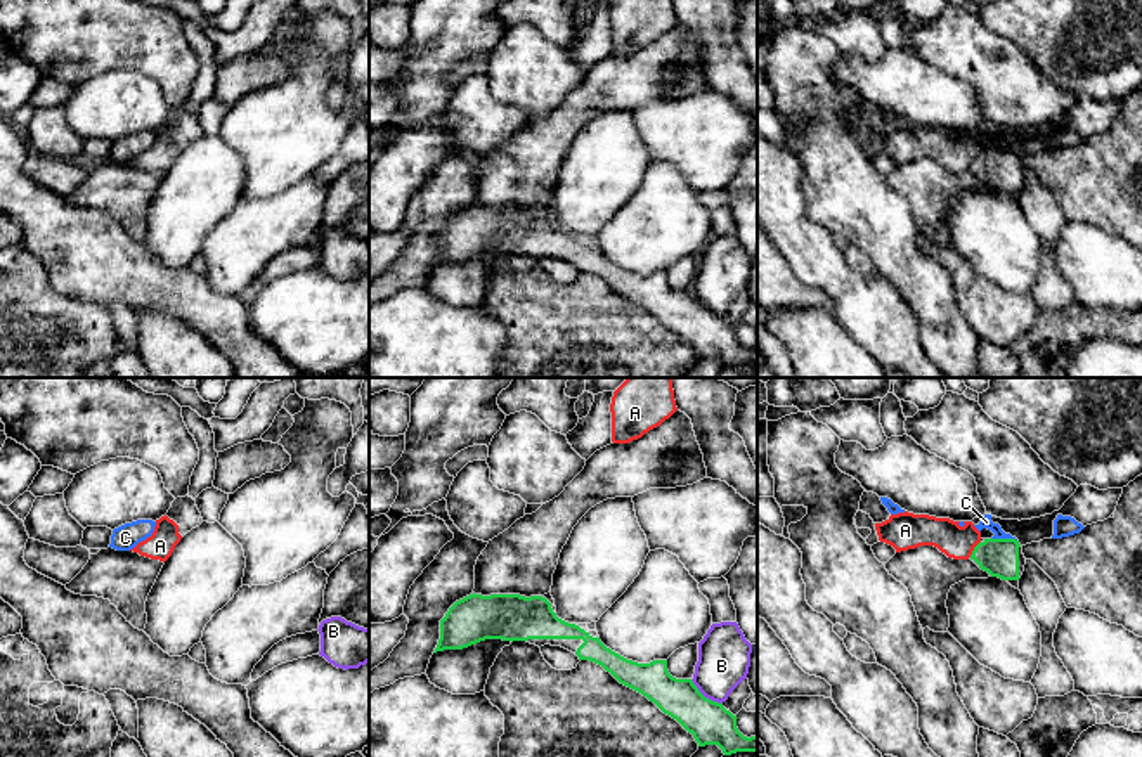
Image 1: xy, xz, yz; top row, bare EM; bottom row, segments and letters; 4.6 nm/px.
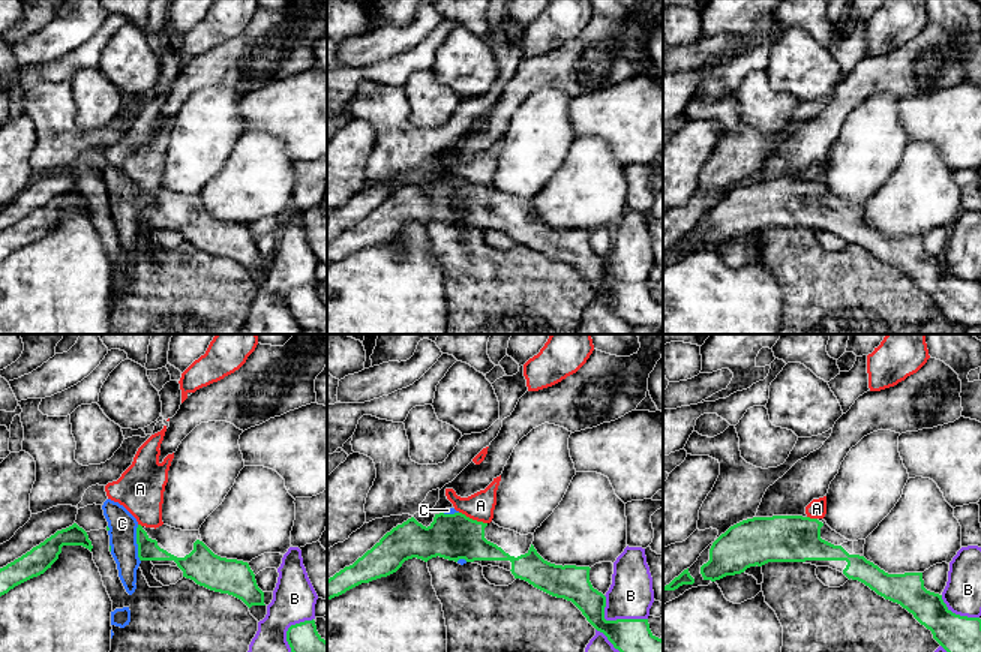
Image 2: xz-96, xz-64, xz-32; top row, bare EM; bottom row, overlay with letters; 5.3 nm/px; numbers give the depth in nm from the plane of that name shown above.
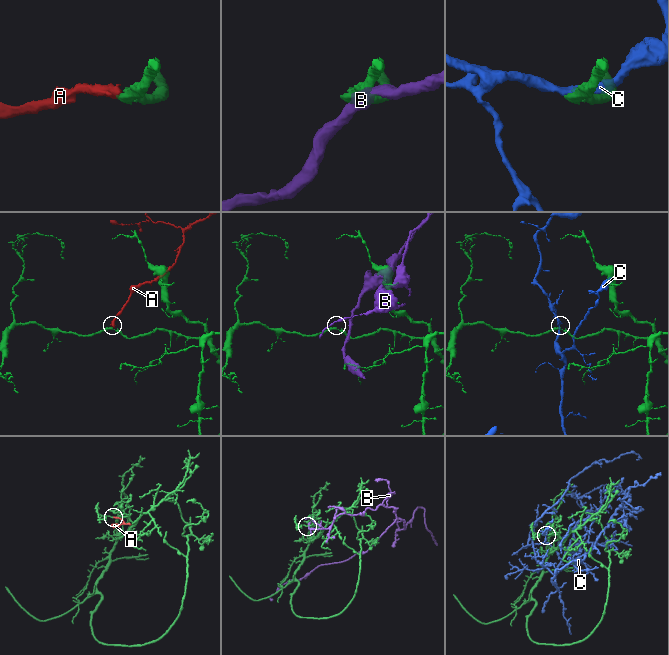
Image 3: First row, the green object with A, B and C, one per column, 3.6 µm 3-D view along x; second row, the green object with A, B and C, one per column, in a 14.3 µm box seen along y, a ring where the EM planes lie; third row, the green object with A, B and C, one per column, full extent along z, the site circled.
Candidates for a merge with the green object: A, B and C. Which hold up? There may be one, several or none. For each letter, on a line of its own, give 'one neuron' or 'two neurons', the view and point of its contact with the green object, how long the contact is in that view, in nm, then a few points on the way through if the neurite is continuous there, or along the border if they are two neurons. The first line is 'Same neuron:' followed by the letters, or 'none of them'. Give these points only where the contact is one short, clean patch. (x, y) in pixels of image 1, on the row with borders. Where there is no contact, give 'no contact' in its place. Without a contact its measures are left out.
Same neuron: none of them
A: two neurons; meets green in yz at (974, 549); contact 90 nm long; border along yz (979, 541), (969, 556)
B: two neurons; meets green in xz at (704, 697); contact 190 nm long
C: two neurons; meets green in yz at (1004, 539); contact 120 nm long; border along yz (992, 537), (1012, 537), (1016, 541)

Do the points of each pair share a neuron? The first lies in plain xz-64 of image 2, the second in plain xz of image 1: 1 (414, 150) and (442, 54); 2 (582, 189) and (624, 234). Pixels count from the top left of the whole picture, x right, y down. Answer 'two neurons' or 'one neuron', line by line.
1: two neurons
2: one neuron

